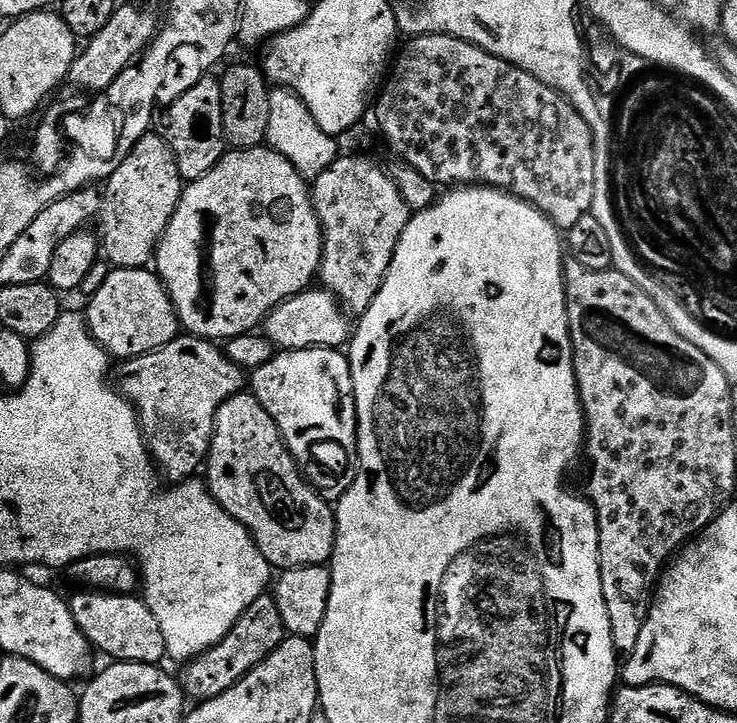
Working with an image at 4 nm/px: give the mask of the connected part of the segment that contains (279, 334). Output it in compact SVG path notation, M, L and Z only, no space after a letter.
M312 286L282 302L264 319L262 334L271 342L273 349L297 352L307 348L343 349L349 343L354 331L349 313L340 306L336 297L324 291L323 287Z

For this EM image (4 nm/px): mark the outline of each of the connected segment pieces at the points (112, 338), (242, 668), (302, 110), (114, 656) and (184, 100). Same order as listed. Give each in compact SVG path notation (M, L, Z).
M147 267L112 268L106 282L102 282L102 286L98 286L98 290L93 296L87 297L86 304L88 304L86 319L90 334L104 347L109 357L116 359L117 356L117 361L120 362L150 354L154 350L174 342L182 332L180 319L170 294L155 271L149 270Z
M275 595L259 596L254 602L250 602L250 606L246 606L242 618L234 622L234 626L220 644L215 644L210 650L187 661L181 667L184 669L178 672L180 689L192 702L218 698L218 694L230 690L230 686L234 686L247 672L254 670L254 666L274 654L274 650L278 650L285 638L284 623L282 616L278 614Z
M273 87L268 97L270 122L267 147L282 154L282 158L286 158L286 162L290 162L290 166L294 166L294 170L298 170L298 174L305 180L309 182L316 180L318 174L322 174L322 170L326 170L338 158L337 137L326 134L326 130L322 130L322 126L314 122L314 114L310 114L310 110L296 93L289 92L287 88Z
M80 590L76 597L71 597L70 607L74 622L78 622L89 644L97 653L105 652L109 661L157 666L165 663L168 651L162 638L162 626L158 626L158 618L154 618L139 595L118 596L100 590Z
M205 74L196 85L186 90L186 94L171 101L167 107L158 116L158 135L170 146L178 162L180 179L191 182L210 174L210 170L214 170L214 166L224 157L226 151L219 79L215 75Z

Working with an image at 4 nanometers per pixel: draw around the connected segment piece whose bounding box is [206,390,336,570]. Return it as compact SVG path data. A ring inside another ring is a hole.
M251 391L238 393L220 407L212 427L212 445L206 461L208 490L220 503L222 510L226 510L226 514L246 526L266 562L276 570L309 568L315 564L327 565L336 545L336 513L333 505L327 504L324 501L327 499L309 481L309 485L304 481L299 467L301 465L296 457L284 444L274 418L266 414L262 402L258 402Z

